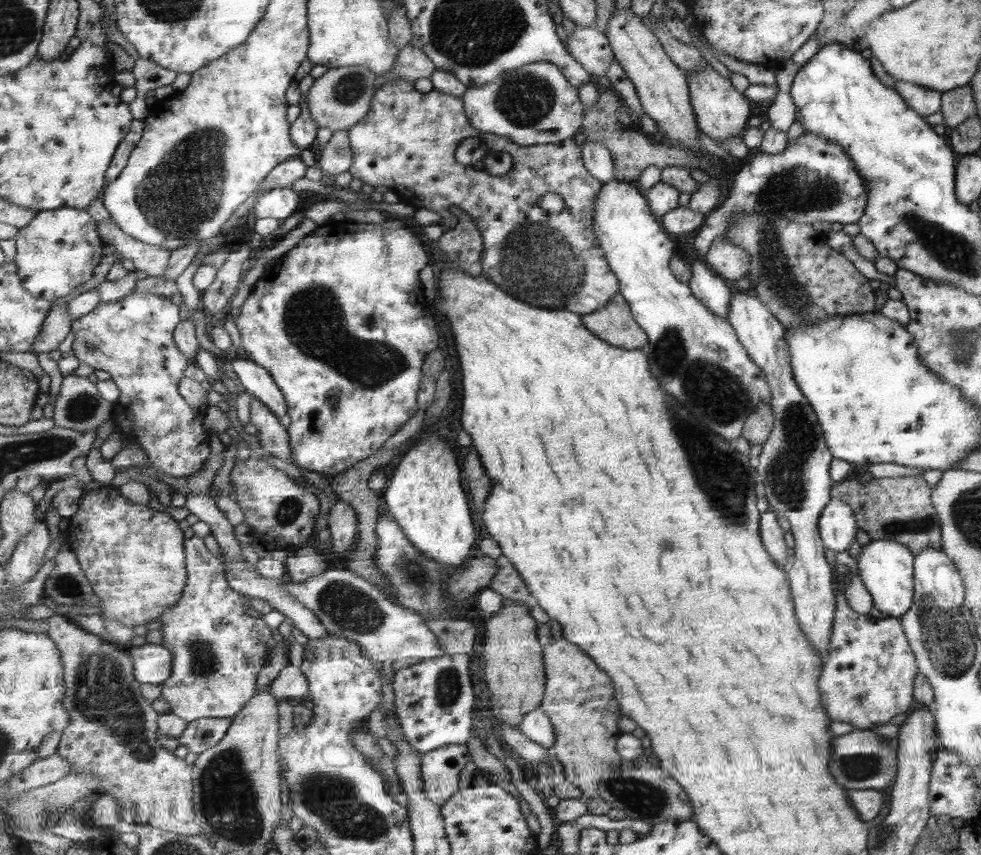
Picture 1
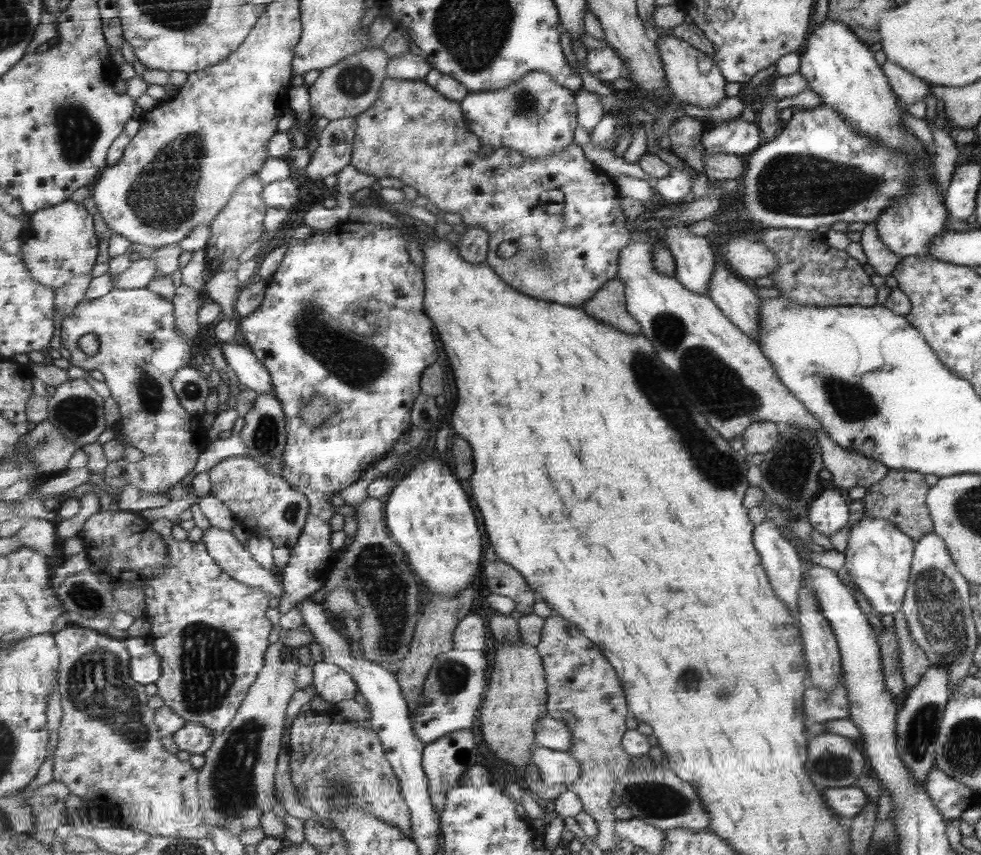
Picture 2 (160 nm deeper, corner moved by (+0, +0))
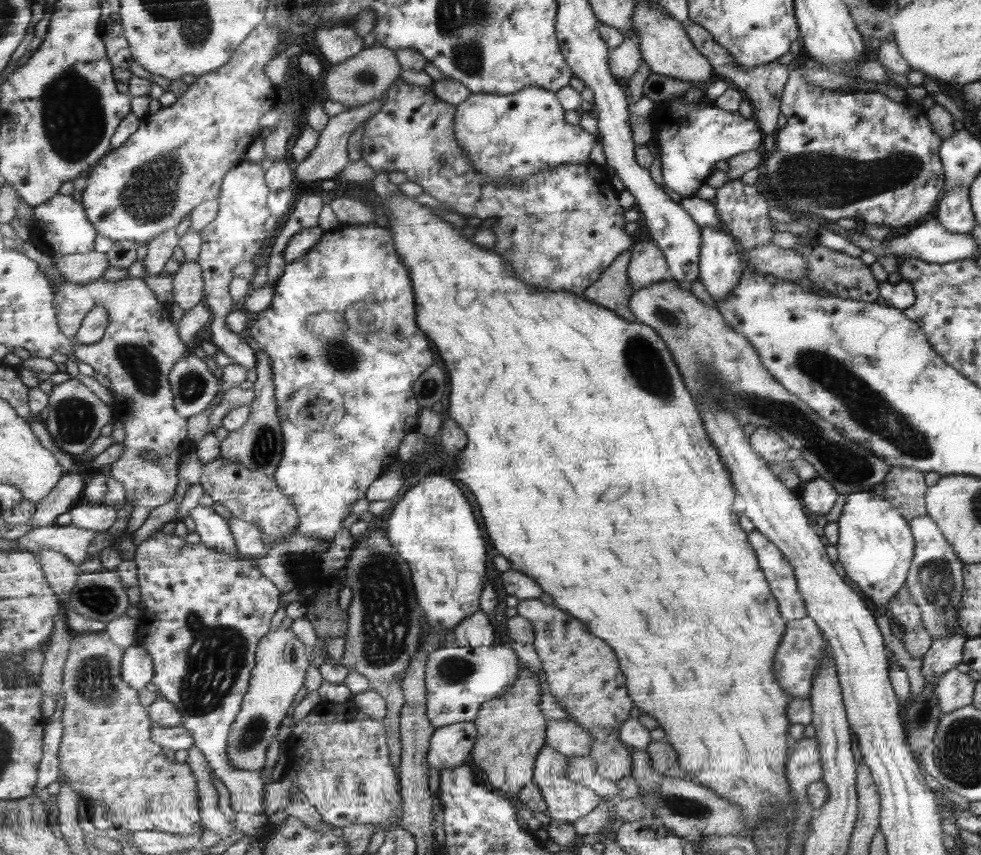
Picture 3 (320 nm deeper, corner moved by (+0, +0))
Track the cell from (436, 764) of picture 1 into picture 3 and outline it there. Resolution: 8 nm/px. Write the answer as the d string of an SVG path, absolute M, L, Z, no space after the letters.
M463 721L436 729L431 740L428 762L439 772L463 764L472 756L478 737L476 721Z

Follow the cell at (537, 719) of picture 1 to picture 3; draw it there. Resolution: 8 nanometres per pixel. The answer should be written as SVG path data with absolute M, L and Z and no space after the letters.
M571 719L553 720L548 723L546 744L569 758L591 755L595 739L588 728Z

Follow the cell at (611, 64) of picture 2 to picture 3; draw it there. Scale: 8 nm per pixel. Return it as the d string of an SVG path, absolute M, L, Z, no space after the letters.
M626 37L626 41L617 49L611 49L609 52L609 63L612 72L624 84L635 76L635 72L641 70L643 66L642 52L637 42Z

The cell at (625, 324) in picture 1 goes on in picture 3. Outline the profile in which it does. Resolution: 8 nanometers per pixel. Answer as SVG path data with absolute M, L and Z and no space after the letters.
M635 245L621 252L620 256L612 262L612 266L601 273L600 279L589 286L583 294L590 301L613 310L614 313L631 322L637 321L637 315L630 306L635 290L628 275L634 247Z

